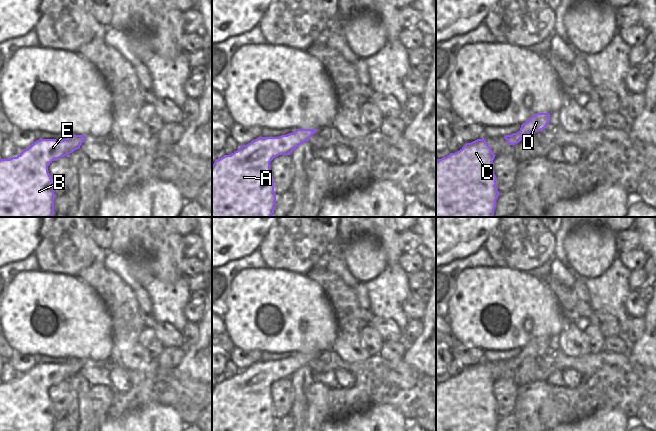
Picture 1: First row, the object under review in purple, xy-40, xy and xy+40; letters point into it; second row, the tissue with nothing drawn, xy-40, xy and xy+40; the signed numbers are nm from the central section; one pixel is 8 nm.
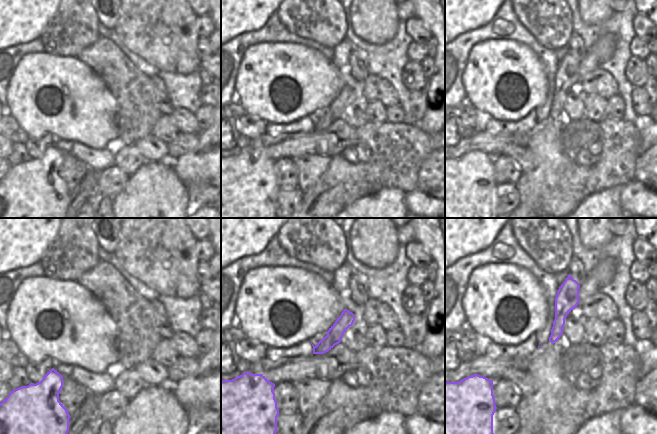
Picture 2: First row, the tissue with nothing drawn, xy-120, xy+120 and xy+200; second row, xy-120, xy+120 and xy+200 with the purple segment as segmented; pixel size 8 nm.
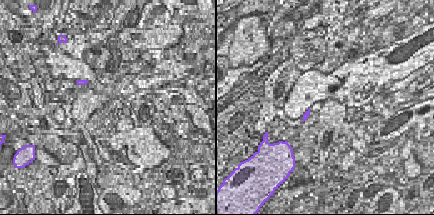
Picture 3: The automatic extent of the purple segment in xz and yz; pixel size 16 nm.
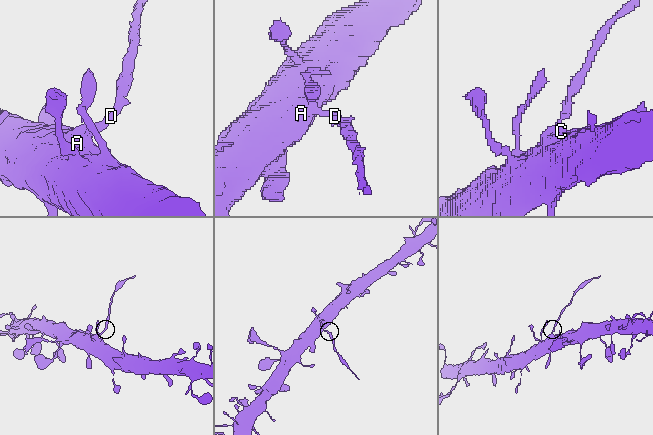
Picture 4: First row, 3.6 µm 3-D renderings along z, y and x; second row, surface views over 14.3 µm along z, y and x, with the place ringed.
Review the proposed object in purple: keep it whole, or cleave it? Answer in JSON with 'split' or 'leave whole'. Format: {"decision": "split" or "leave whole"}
{"decision": "split"}

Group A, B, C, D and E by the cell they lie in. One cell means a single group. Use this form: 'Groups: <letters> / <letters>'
Groups: A B C E / D

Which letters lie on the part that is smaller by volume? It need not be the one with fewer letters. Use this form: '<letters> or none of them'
D

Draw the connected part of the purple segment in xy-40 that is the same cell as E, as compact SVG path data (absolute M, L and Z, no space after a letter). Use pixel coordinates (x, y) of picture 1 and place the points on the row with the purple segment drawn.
M70 135L60 141L56 139L39 139L24 149L17 157L0 159L0 217L52 217L54 212L54 184L48 172L48 166L61 157L68 156L80 149L85 135Z

